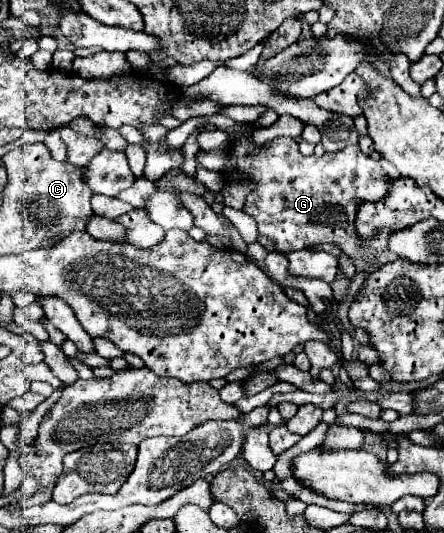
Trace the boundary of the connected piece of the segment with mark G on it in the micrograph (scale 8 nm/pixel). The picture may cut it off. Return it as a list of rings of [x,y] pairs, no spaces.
[[[277,137],[263,146],[255,146],[251,138],[241,138],[239,142],[235,142],[231,146],[227,170],[230,168],[236,172],[236,175],[247,175],[257,184],[257,188],[247,196],[243,212],[255,218],[259,234],[271,238],[281,254],[289,254],[295,250],[303,250],[303,248],[319,246],[319,244],[327,244],[327,242],[339,246],[349,258],[357,258],[357,260],[373,260],[373,258],[377,258],[379,252],[387,250],[387,238],[391,236],[391,232],[387,228],[381,228],[377,232],[377,238],[373,238],[373,240],[361,240],[355,232],[357,206],[365,200],[377,202],[379,198],[385,198],[385,194],[393,182],[383,172],[379,160],[365,156],[361,152],[359,144],[347,146],[345,150],[337,152],[326,152],[325,156],[320,158],[315,155],[301,156],[297,142],[293,138]]]

